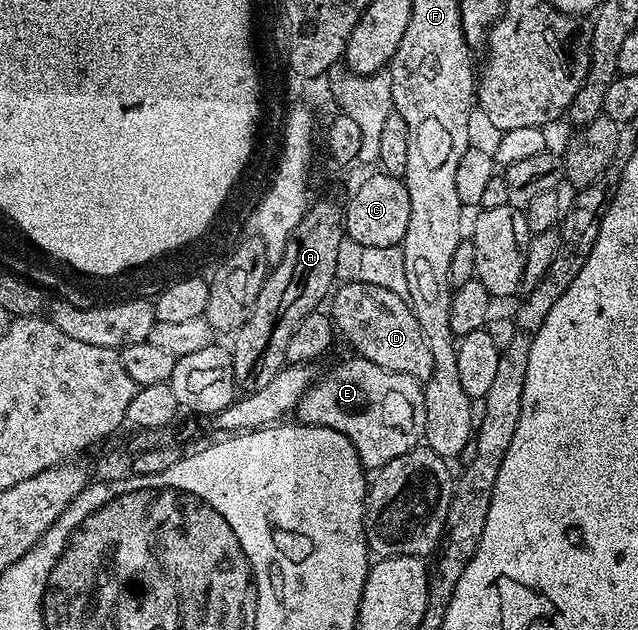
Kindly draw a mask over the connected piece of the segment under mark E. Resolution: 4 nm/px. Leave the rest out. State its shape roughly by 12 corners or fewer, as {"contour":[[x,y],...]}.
{"contour":[[361,358],[317,377],[296,412],[383,468],[426,435],[416,378]]}

